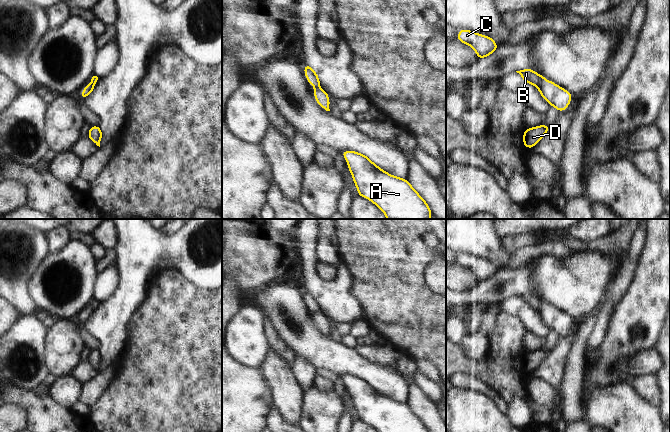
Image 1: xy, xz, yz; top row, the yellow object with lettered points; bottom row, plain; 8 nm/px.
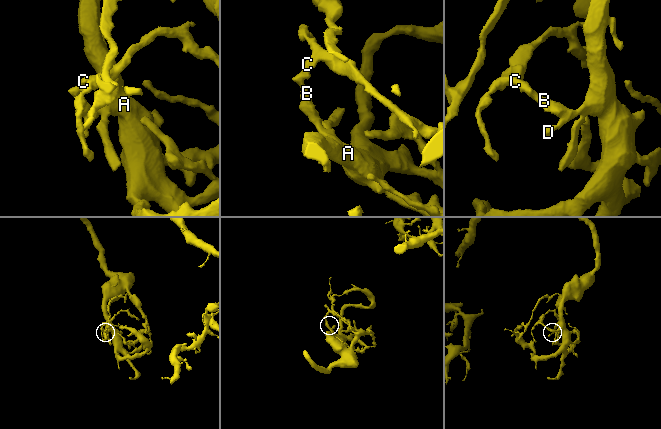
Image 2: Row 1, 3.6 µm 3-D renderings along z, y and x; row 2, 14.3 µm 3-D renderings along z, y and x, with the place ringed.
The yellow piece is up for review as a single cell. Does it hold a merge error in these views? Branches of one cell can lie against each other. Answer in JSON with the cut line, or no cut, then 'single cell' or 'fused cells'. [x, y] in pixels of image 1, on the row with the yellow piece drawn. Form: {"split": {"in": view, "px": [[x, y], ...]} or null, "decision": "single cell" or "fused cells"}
{"split": null, "decision": "single cell"}

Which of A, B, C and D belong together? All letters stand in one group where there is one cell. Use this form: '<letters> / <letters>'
A B C D

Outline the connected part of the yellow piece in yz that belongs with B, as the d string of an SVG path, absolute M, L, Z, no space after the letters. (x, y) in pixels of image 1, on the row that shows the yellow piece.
M530 68L516 72L530 85L536 85L542 97L551 106L554 106L558 111L567 109L572 98L572 94L567 90L559 87L554 82L547 81L544 76L539 75Z

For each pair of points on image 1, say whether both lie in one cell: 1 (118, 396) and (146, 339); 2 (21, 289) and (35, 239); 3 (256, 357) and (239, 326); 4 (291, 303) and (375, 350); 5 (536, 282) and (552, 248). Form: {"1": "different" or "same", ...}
{"1": "same", "2": "same", "3": "same", "4": "different", "5": "different"}

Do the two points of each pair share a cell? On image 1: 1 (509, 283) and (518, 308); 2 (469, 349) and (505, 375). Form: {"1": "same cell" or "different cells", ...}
{"1": "different cells", "2": "different cells"}

